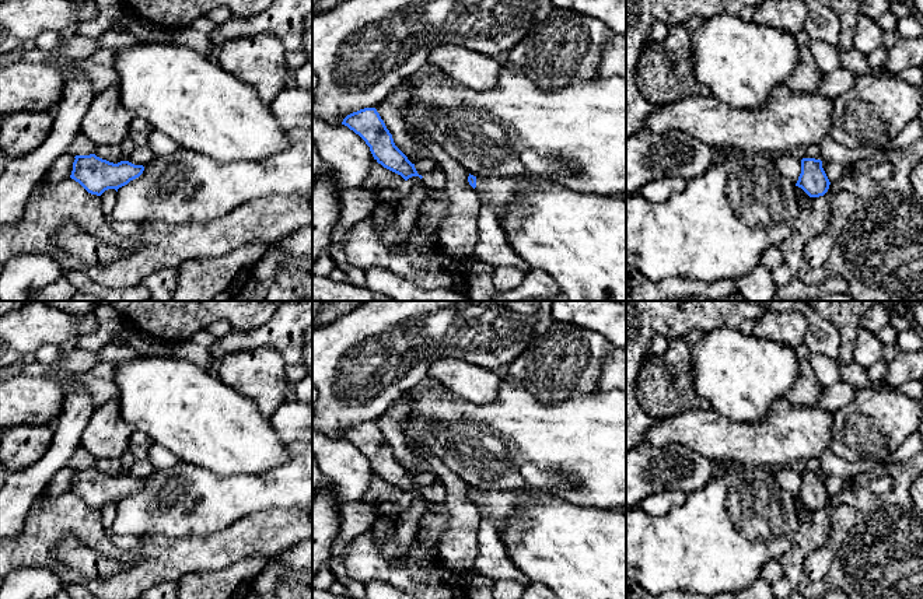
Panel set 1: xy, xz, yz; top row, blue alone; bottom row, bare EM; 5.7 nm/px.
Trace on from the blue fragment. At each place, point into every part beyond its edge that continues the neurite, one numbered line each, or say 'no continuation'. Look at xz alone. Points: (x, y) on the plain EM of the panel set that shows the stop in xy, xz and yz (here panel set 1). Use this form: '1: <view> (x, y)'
1: xz (499, 507)

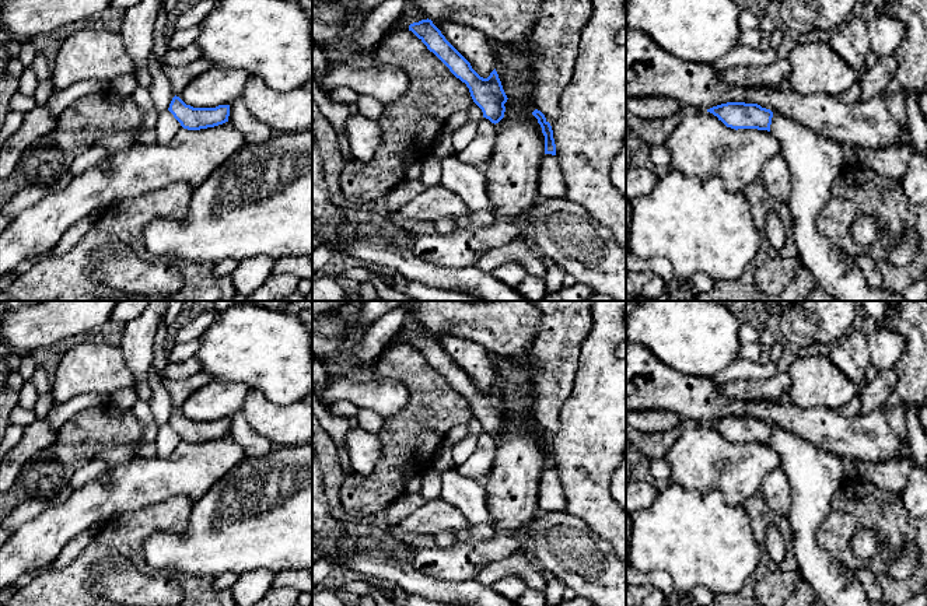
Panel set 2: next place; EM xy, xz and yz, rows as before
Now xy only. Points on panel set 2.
no continuation

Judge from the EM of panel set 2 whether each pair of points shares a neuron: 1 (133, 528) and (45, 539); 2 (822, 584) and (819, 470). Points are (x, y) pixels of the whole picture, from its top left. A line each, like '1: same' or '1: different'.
1: different
2: same

